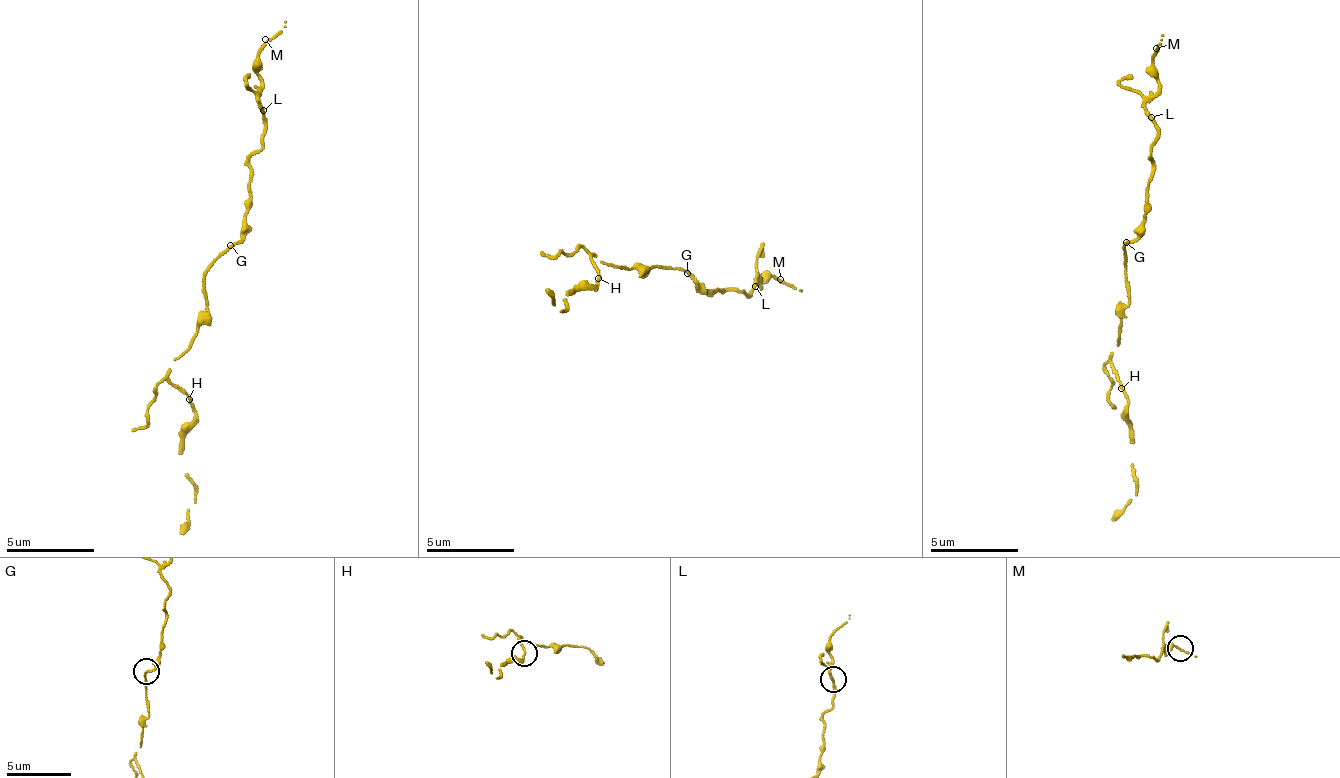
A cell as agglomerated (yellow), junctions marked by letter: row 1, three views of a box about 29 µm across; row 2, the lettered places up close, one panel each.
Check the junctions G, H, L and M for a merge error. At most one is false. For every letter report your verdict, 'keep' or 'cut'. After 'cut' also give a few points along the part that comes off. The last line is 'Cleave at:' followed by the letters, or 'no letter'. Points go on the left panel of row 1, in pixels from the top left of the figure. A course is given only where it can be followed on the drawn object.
G: keep
H: keep
L: keep
M: keep
Cleave at: no letter

